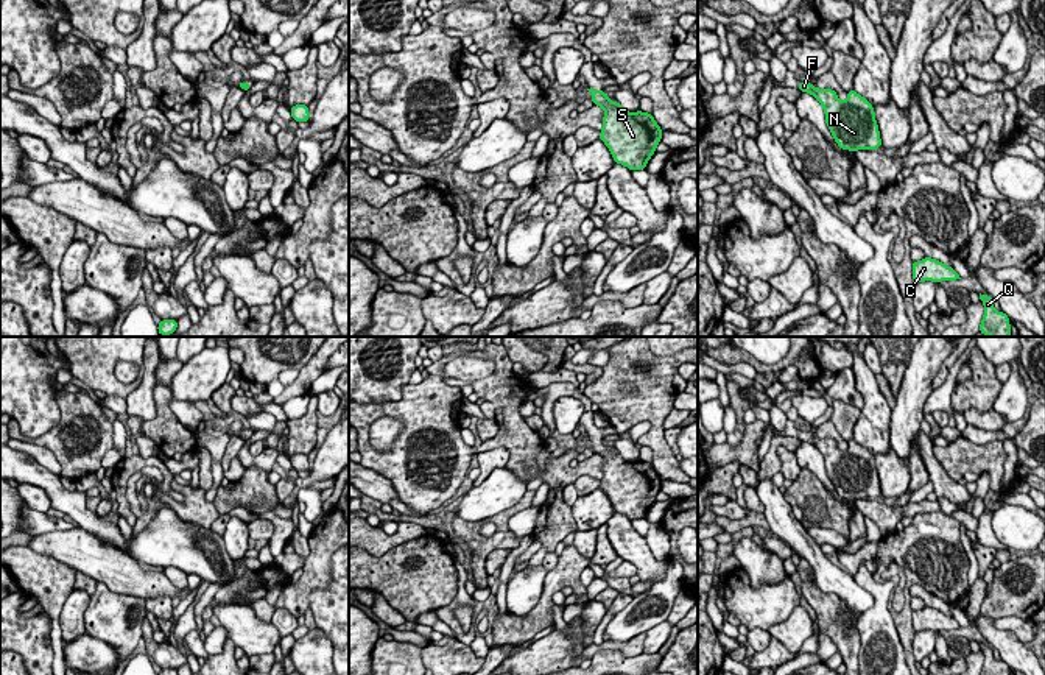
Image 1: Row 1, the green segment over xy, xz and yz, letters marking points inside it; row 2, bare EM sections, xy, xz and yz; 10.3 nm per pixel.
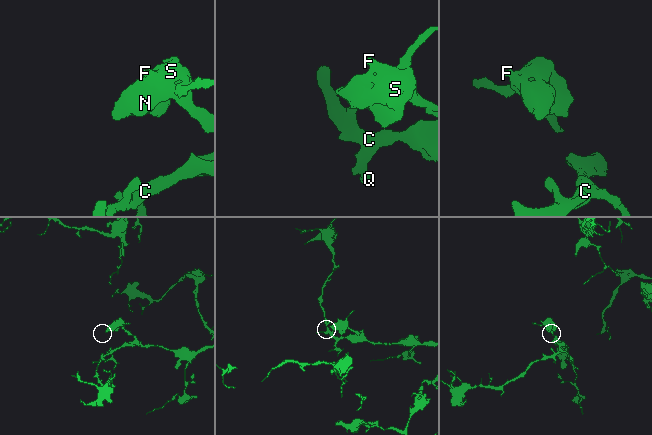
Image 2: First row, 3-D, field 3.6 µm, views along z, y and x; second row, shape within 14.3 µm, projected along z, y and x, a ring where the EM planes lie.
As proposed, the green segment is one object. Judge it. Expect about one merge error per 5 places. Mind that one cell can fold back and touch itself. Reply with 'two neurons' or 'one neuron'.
one neuron

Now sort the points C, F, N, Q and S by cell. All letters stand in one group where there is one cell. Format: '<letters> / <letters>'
C F N Q S

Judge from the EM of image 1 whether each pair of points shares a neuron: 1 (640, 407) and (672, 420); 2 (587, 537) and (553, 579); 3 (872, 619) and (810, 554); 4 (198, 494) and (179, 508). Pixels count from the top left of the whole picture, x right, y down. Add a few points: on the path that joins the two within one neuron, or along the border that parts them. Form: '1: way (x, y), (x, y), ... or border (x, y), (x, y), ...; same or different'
1: border (673, 407), (664, 421), (664, 427); different
2: border (573, 544), (589, 560); different
3: border (852, 577), (874, 600), (858, 616); different
4: way (193, 499), (184, 508); same

